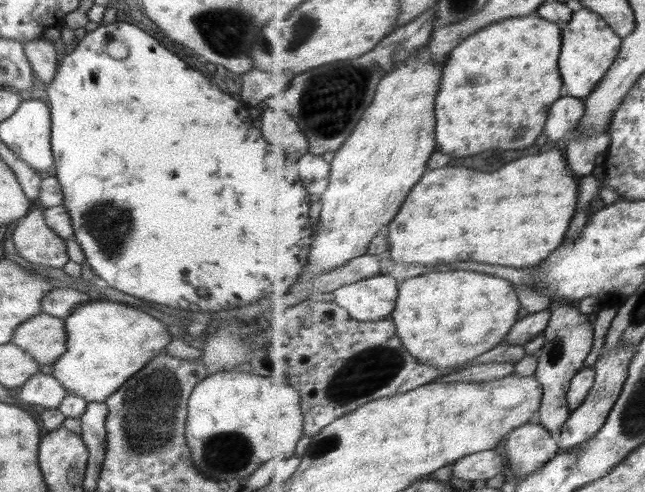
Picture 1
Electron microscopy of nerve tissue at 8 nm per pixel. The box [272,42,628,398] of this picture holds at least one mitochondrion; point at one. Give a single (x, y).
(361, 75)

